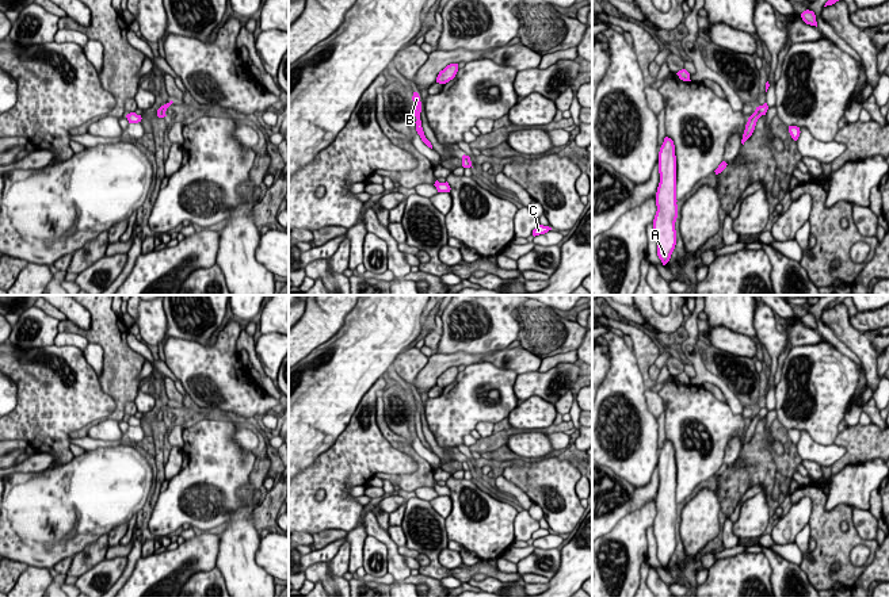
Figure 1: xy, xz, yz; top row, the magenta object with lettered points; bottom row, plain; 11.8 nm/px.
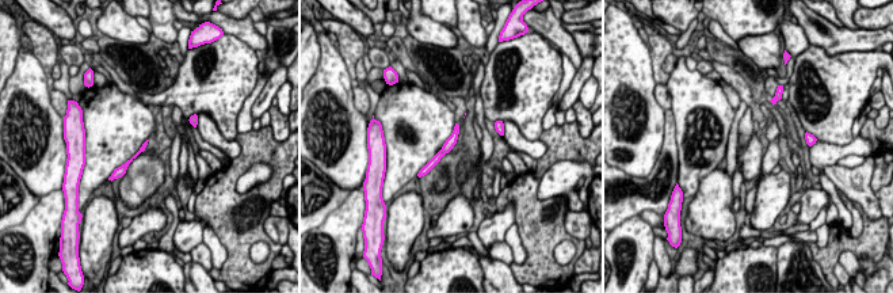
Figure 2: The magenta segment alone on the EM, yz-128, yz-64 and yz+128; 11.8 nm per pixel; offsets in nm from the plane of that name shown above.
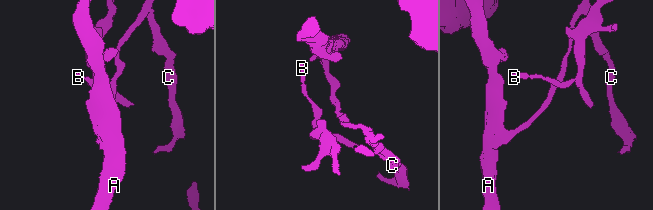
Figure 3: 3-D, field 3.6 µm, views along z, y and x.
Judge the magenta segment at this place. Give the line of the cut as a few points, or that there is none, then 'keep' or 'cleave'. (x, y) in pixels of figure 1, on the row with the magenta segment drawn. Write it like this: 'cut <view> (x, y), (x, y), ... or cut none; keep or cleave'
cut yz (756, 107), (762, 107), (763, 114); cleave

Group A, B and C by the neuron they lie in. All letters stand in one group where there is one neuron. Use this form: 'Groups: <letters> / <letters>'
Groups: A / B C

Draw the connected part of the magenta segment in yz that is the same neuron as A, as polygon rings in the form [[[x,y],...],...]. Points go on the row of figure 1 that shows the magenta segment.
[[[668,137],[659,152],[660,183],[656,192],[657,211],[653,219],[653,230],[657,240],[657,256],[665,265],[676,245],[675,222],[676,204],[676,156],[674,141]]]

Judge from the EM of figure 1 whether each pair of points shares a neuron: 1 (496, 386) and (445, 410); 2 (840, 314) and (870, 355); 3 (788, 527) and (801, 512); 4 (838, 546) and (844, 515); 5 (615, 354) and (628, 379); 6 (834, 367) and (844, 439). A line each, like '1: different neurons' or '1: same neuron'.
1: same neuron
2: same neuron
3: same neuron
4: same neuron
5: same neuron
6: different neurons

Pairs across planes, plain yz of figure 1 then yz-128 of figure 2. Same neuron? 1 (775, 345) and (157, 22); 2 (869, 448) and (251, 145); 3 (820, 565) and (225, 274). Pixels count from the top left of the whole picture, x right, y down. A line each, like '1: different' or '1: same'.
1: same
2: same
3: same

